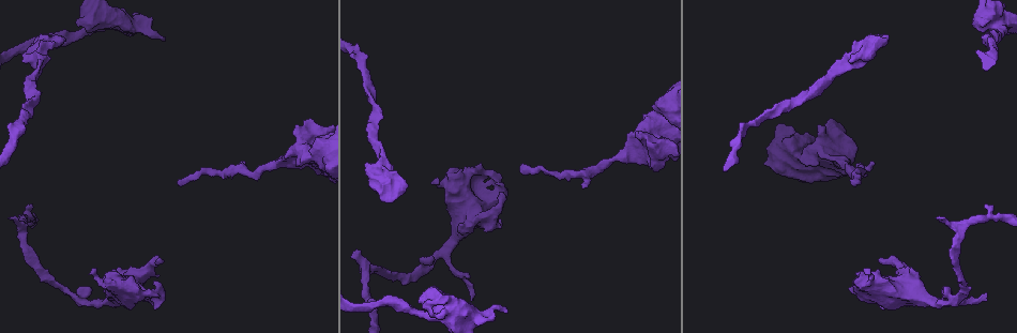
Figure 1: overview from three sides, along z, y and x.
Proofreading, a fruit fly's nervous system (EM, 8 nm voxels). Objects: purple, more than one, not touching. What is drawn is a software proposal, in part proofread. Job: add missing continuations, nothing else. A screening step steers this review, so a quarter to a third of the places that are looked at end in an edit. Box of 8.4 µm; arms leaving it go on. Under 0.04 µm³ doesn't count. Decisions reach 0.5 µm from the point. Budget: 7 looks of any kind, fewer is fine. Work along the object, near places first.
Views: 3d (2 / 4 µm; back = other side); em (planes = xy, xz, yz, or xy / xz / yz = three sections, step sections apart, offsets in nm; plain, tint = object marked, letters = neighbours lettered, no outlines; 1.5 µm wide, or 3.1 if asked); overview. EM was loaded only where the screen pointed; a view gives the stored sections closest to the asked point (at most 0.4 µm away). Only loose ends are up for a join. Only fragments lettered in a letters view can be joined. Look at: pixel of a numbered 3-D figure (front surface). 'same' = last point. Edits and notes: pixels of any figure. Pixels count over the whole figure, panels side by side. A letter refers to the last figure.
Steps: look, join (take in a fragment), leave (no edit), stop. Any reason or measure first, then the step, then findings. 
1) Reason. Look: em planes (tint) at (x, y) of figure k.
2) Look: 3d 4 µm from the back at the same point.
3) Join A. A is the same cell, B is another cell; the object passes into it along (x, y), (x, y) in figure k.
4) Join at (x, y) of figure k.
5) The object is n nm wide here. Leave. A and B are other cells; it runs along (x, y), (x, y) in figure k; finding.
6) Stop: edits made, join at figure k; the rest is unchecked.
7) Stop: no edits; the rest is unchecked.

An open end. Look: em planes (tint) at (943, 287) of figure 1.

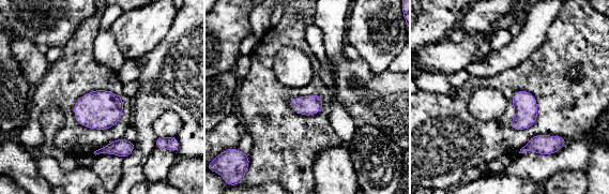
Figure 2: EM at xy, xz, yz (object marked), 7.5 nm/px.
Look: em planes (letters) at the same point.

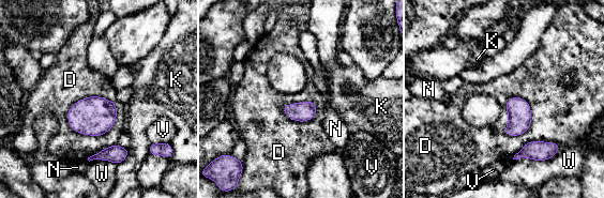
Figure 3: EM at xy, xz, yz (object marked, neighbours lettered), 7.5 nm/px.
Leave. D, K, N, V and W are other cells; a border runs along (118, 109), (86, 96), (66, 120) in figure 3; no lettered fragment goes on from it.

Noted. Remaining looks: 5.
An open end. Look: 3d 4 µm at (406, 190) of figure 1.

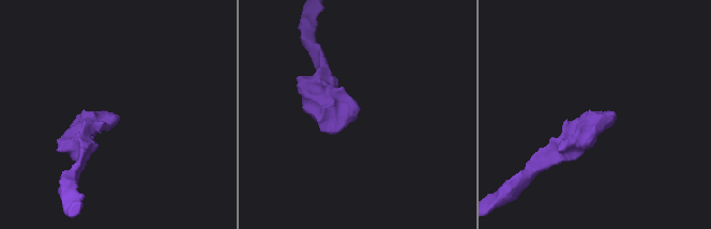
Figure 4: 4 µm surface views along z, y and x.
Look: em planes (letters) at (357, 117) of figure 4.

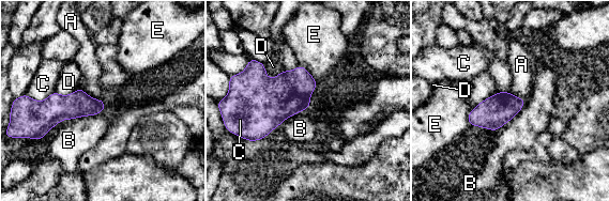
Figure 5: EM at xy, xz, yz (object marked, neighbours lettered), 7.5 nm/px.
Leave. A, B, C, D and E are other cells; a border runs along (81, 88), (91, 96), (104, 101) in figure 5; none of them fits.

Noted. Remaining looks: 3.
Branch stops here. Look: 3d 2 µm from the back at (855, 182) of figure 1.

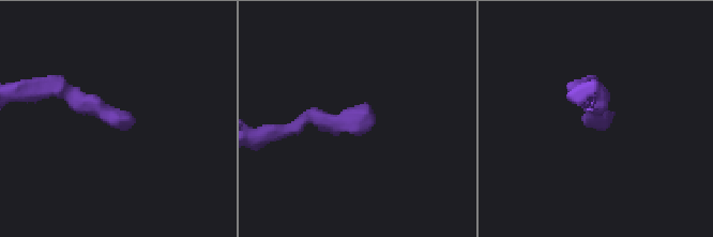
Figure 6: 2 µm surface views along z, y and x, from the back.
Look: em planes (tint) at (373, 114) of figure 6.

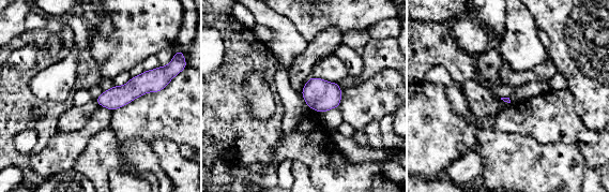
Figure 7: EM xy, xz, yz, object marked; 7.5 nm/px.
Look: em planes (letters) at the same point.

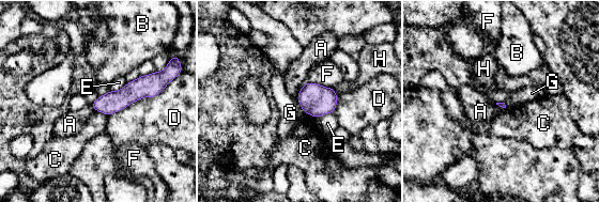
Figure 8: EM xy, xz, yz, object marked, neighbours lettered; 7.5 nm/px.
Leave. A, B, C, D, E, F, G and H are other cells; a border runs along (306, 80), (296, 94) in figure 8; none of them fits.

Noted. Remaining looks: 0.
Stop: no edits; the rest is unchecked.

